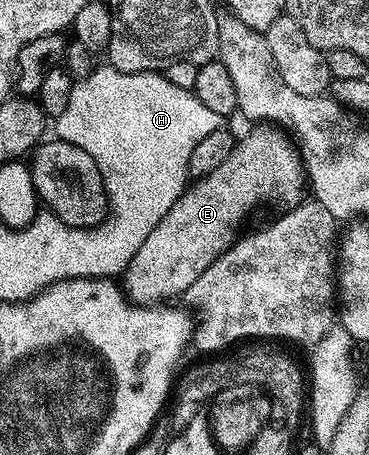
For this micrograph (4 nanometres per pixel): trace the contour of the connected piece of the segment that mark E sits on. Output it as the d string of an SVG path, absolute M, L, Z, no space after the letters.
M252 126L243 137L237 139L236 149L218 166L218 170L206 177L189 183L178 202L166 210L162 222L150 230L146 242L138 246L138 254L130 258L128 268L122 273L122 287L129 300L134 304L154 305L171 301L171 296L183 297L198 277L236 243L241 235L240 223L255 208L276 208L287 210L300 203L306 196L306 173L304 161L300 159L300 149L293 137L279 126Z

